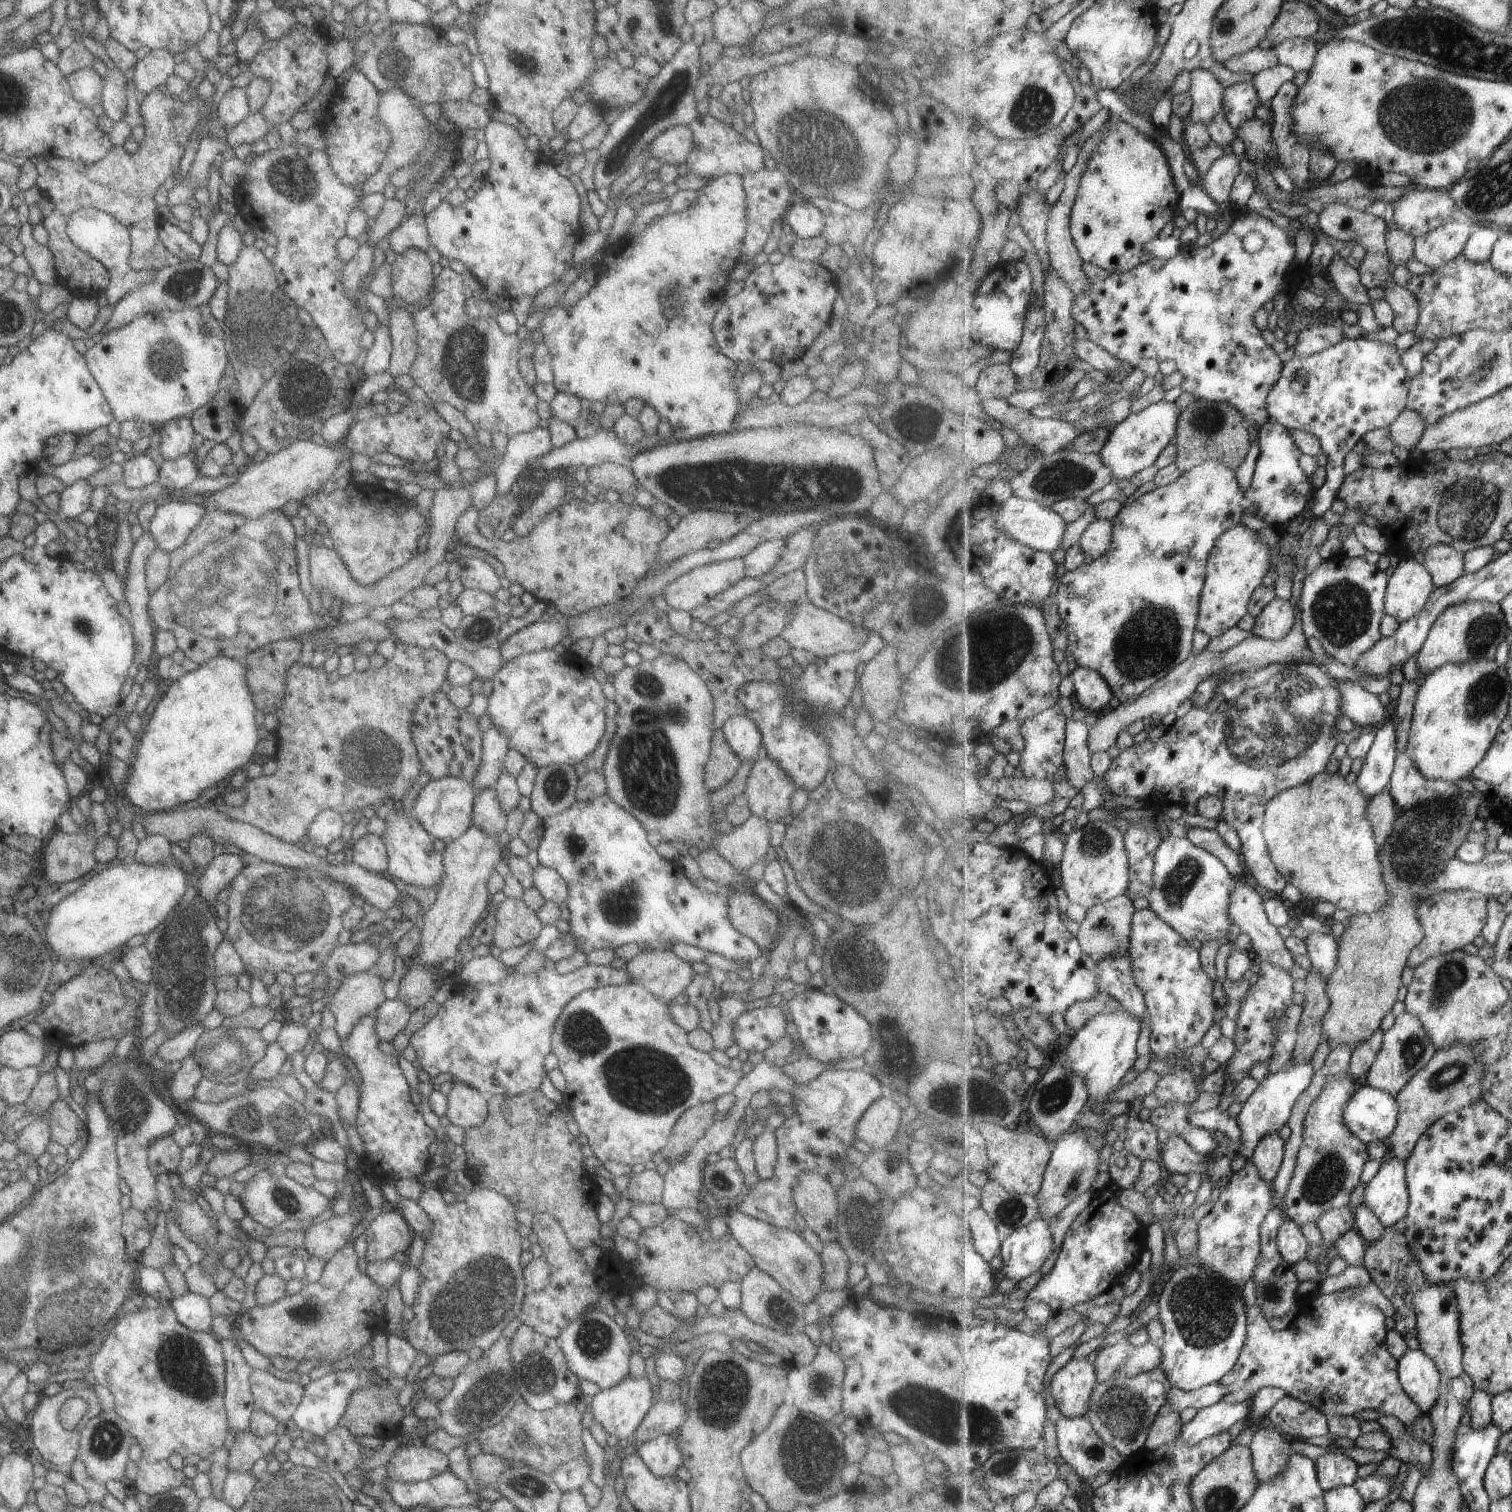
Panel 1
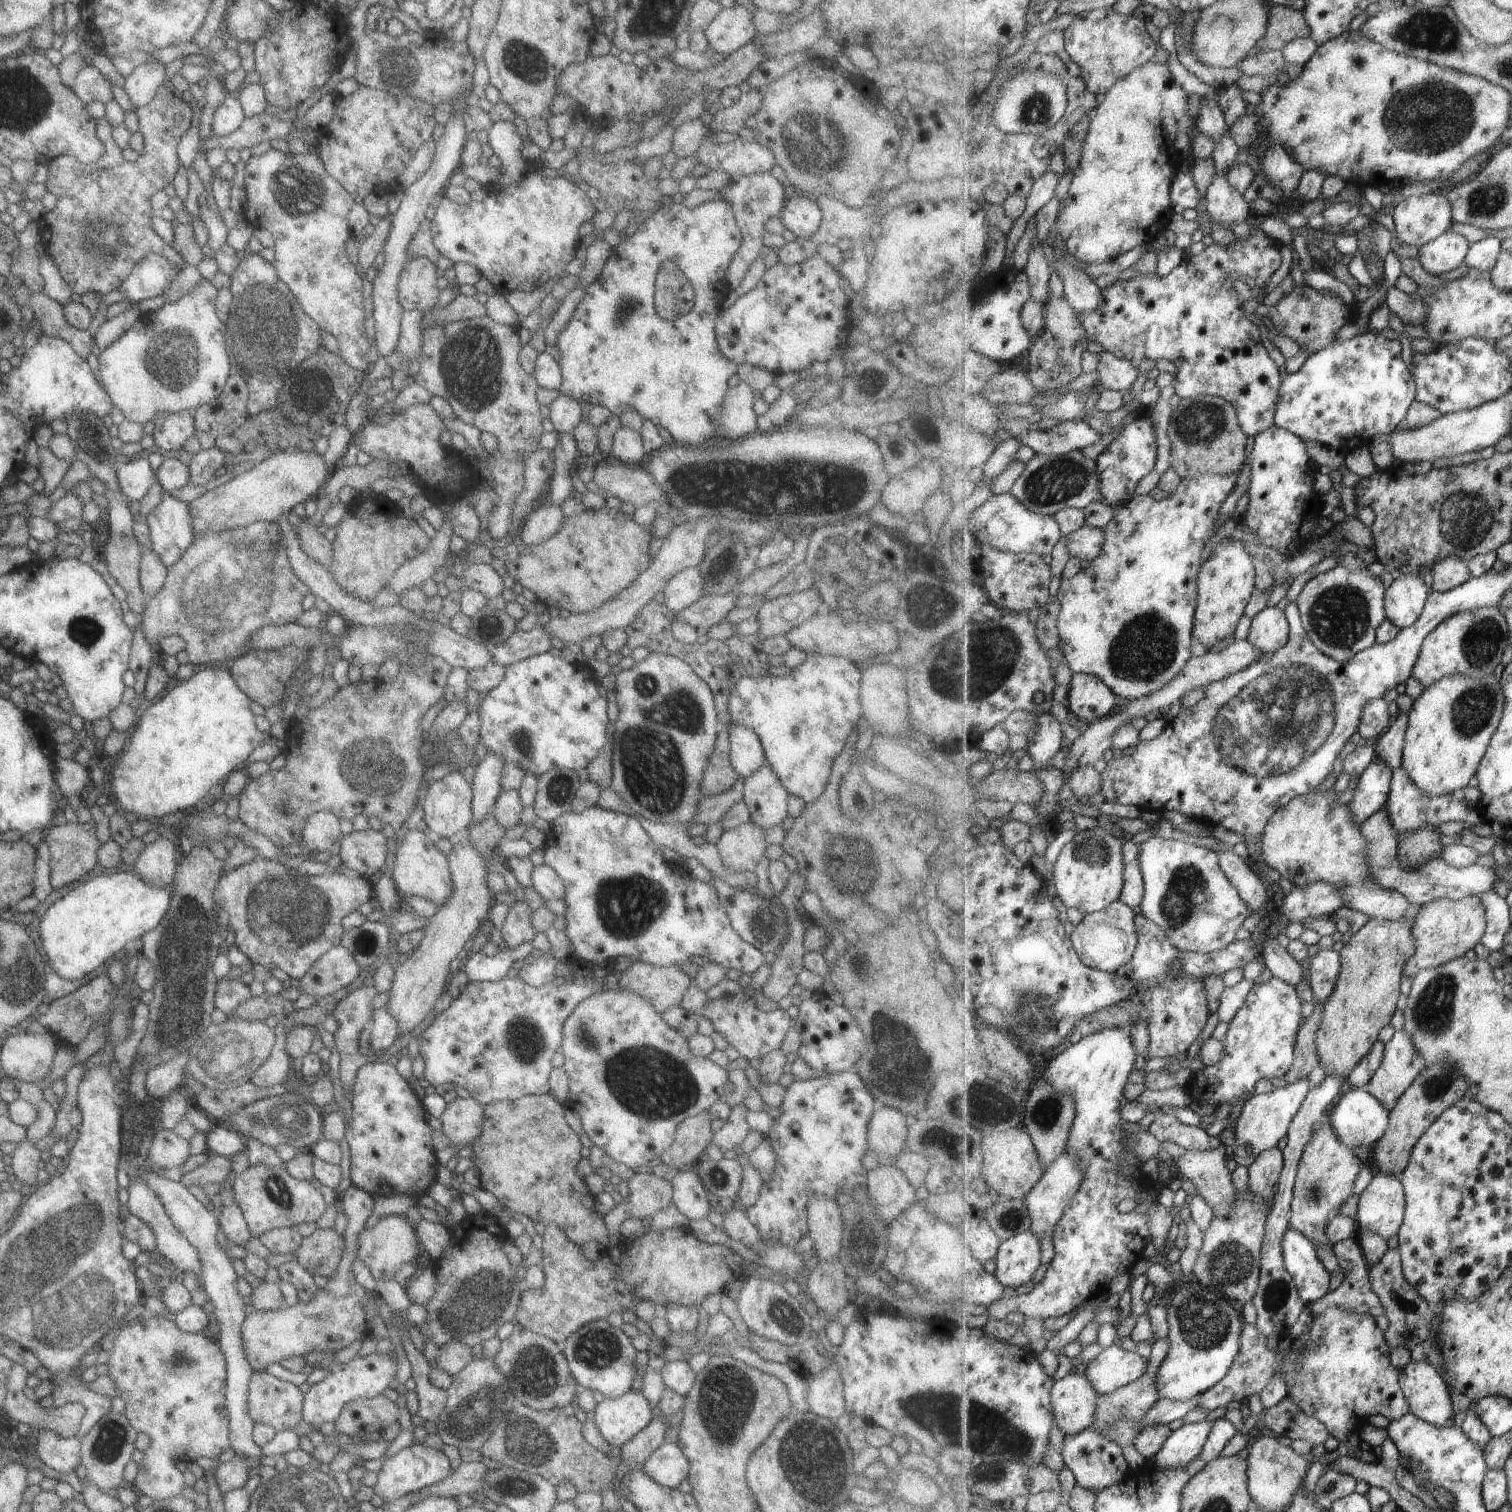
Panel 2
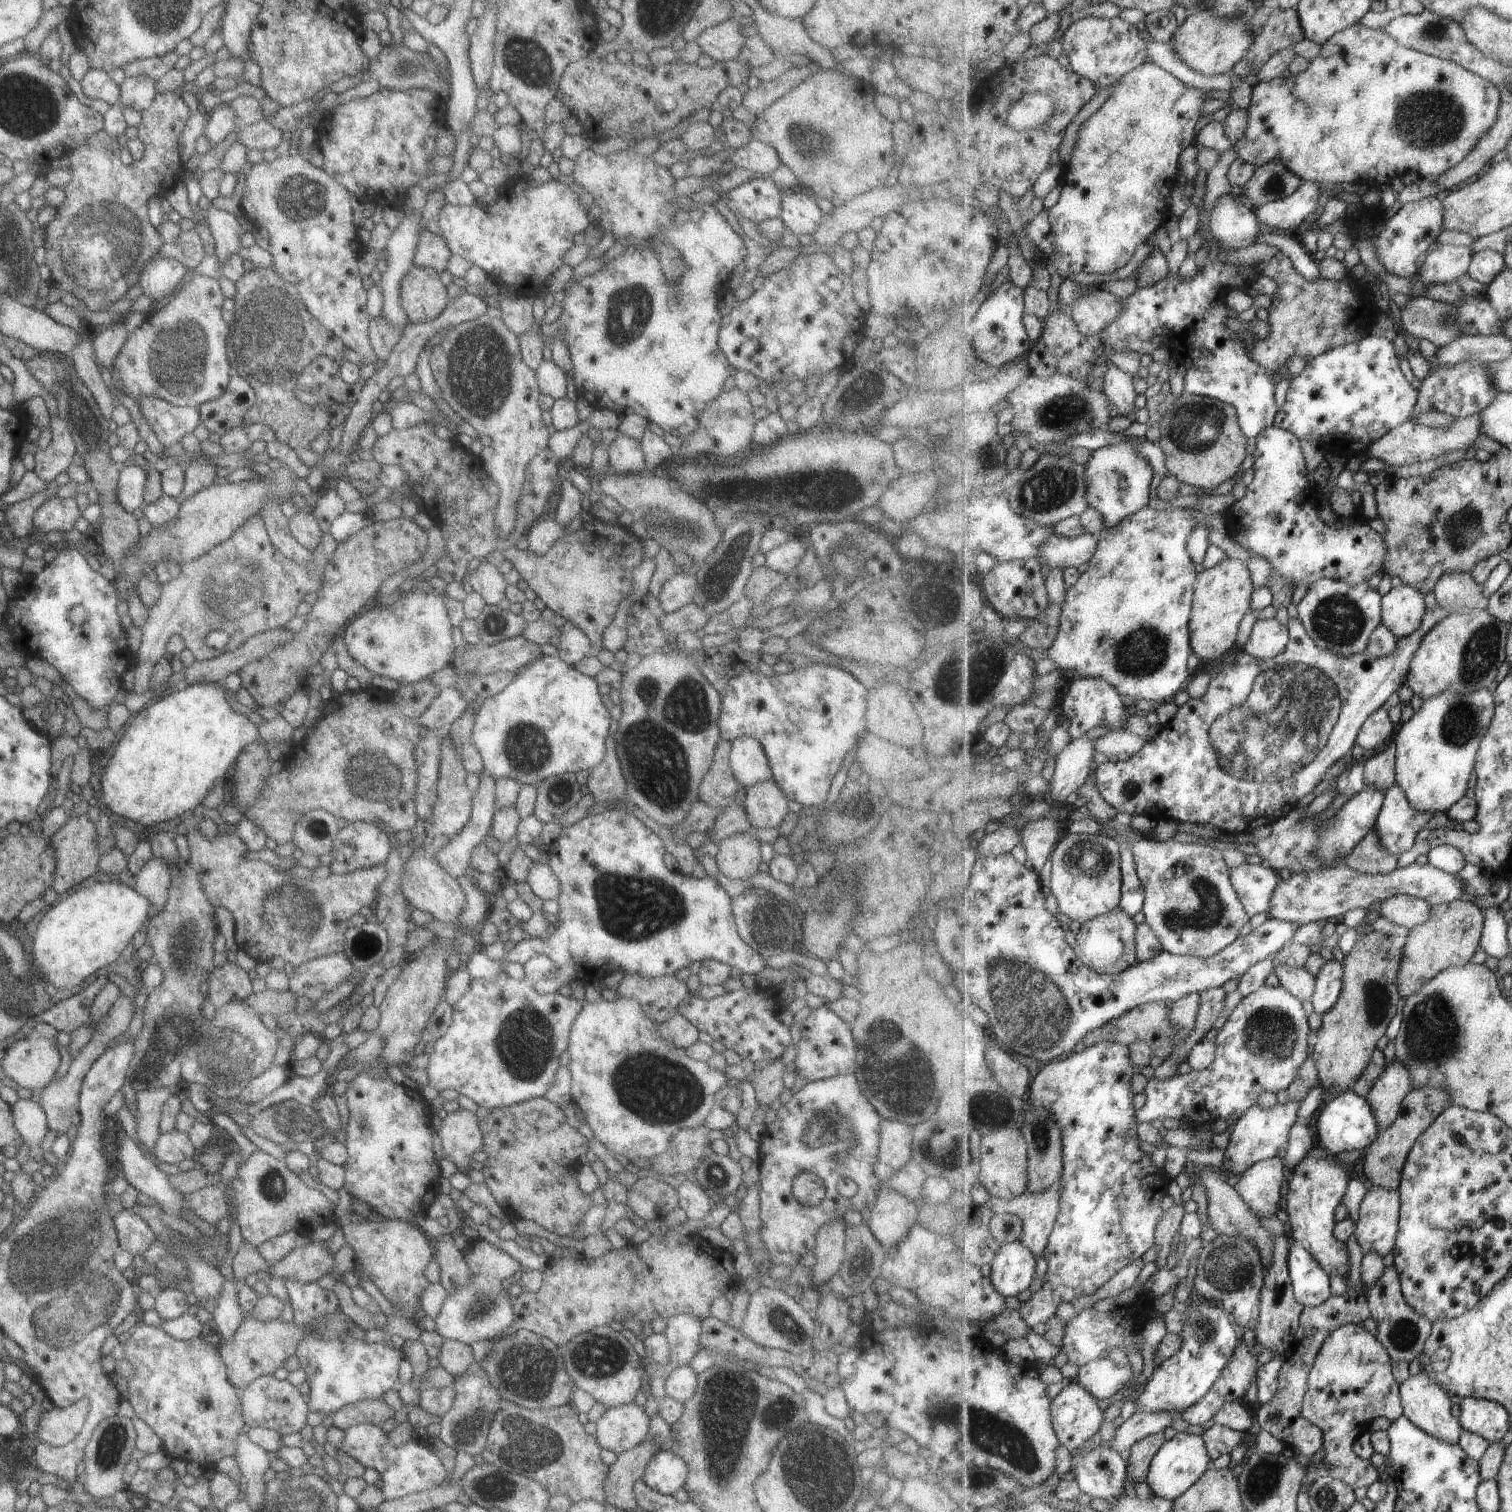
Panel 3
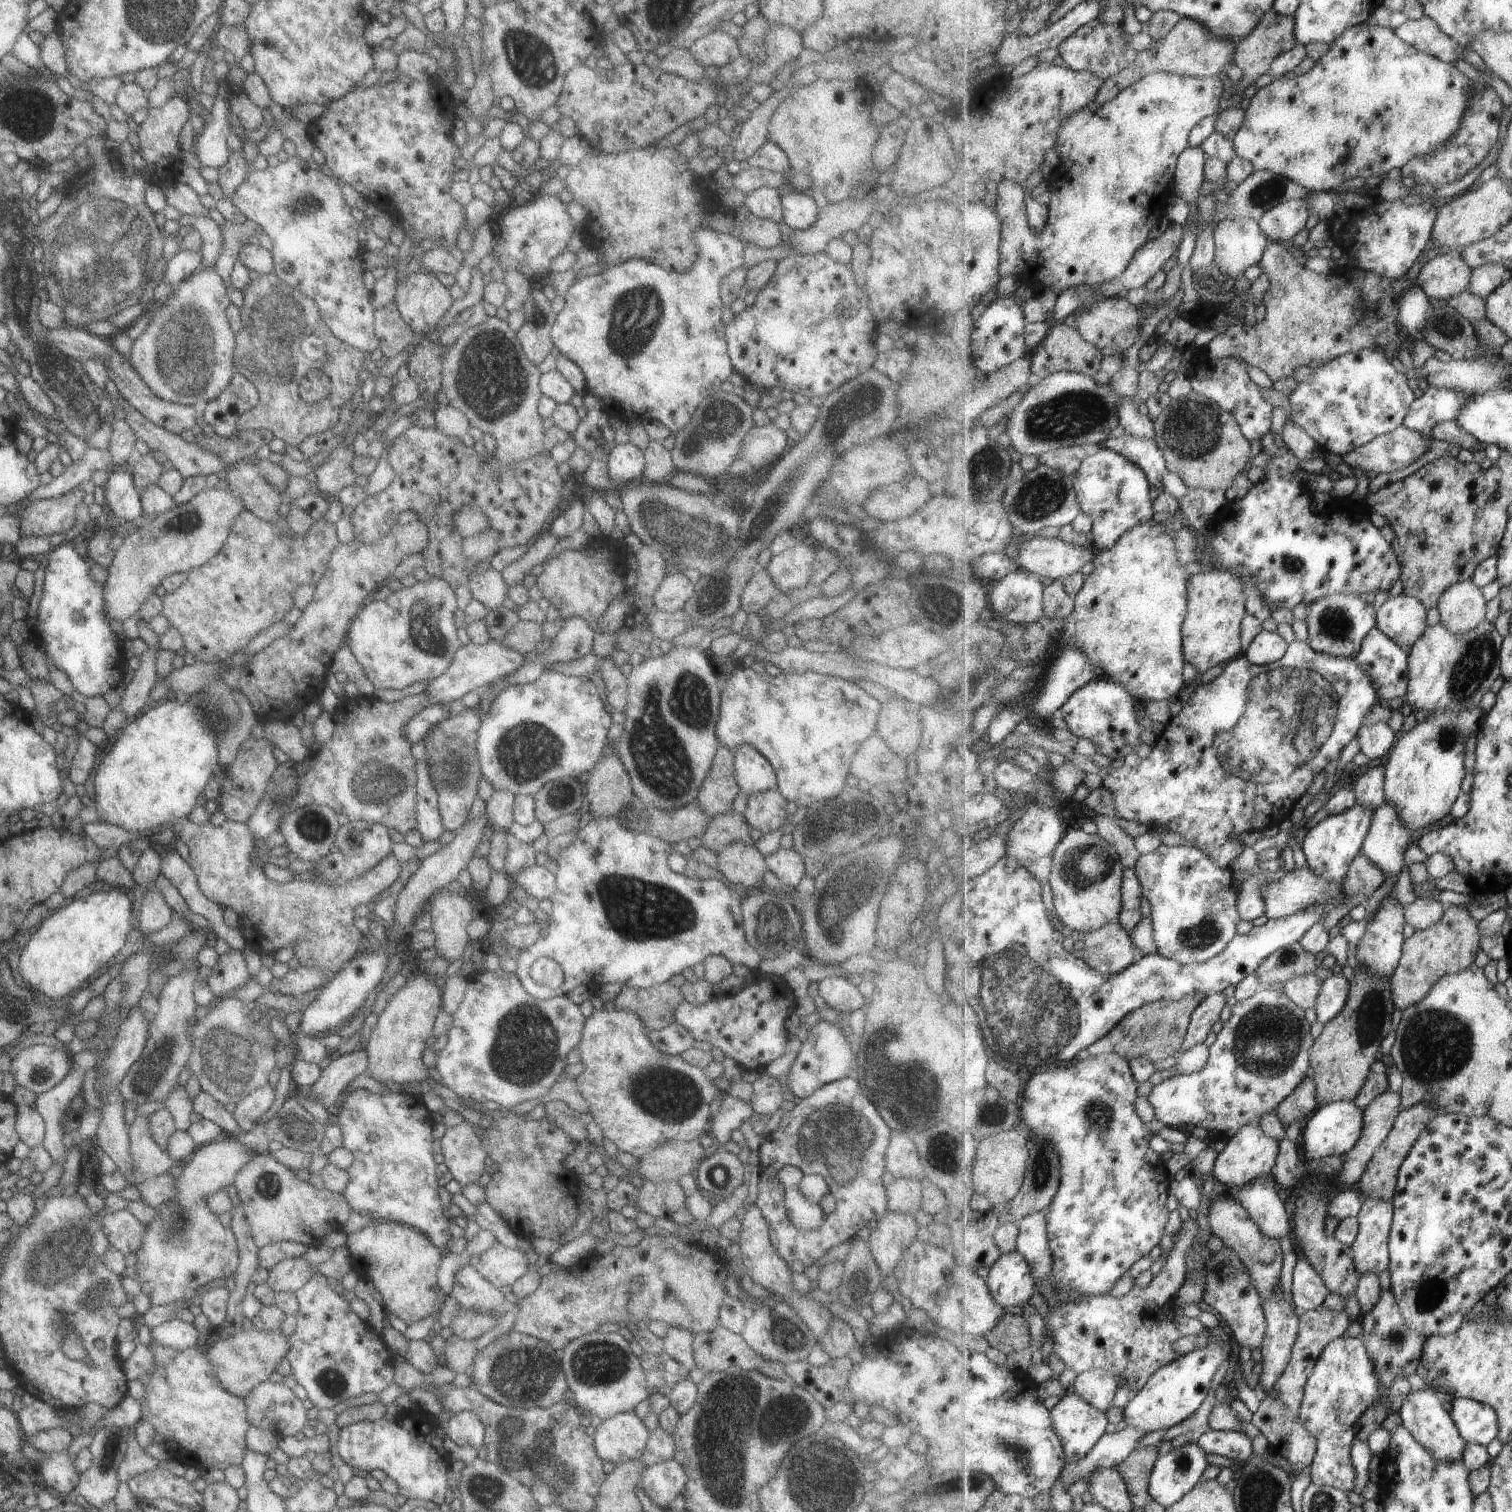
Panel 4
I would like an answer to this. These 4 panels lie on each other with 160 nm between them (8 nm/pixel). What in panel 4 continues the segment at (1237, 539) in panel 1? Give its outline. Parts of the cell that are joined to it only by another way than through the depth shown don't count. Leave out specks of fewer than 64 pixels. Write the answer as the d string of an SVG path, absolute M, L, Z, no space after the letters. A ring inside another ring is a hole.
M1209 569L1193 575L1189 582L1188 616L1184 623L1183 633L1185 661L1196 667L1198 674L1204 674L1218 665L1227 665L1237 656L1242 656L1244 649L1241 640L1241 628L1246 616L1247 594L1245 594L1244 581L1235 571Z

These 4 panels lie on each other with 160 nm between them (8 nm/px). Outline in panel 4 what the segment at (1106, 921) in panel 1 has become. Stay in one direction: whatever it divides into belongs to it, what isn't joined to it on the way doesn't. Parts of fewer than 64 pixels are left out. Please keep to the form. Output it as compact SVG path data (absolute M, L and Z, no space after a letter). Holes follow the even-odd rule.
M1118 921L1085 933L1084 946L1078 955L1098 972L1115 975L1132 966L1140 953L1131 932Z

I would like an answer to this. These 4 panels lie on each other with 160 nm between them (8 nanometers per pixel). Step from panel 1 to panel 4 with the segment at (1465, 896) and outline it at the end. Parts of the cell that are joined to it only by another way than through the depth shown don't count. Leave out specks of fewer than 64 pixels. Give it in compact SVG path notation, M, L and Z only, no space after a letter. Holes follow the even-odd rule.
M1451 905L1440 922L1427 930L1416 930L1404 943L1404 952L1397 971L1390 979L1396 1010L1401 1012L1420 1004L1443 976L1464 972L1475 963L1481 948L1479 922L1469 908Z

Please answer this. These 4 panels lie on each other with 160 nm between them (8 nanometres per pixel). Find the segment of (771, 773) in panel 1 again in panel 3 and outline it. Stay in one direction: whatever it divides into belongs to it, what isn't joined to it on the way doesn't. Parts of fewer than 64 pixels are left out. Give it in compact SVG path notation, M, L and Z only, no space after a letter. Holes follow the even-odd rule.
M772 779L745 787L743 810L751 828L777 828L789 812L787 798Z

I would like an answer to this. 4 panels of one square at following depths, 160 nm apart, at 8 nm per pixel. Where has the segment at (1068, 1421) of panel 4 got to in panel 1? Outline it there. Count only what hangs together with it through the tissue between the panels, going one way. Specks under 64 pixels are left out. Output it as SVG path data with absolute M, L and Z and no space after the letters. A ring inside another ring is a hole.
M1072 1358L1065 1366L1058 1370L1050 1383L1050 1392L1056 1407L1062 1415L1086 1417L1089 1408L1092 1408L1093 1390L1097 1387L1097 1366L1091 1359Z

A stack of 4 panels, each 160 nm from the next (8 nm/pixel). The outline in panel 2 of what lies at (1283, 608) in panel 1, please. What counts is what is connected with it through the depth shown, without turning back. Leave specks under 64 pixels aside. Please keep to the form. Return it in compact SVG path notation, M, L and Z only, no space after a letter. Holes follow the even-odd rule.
M1276 606L1263 609L1252 618L1247 639L1263 653L1278 652L1290 642L1286 613Z

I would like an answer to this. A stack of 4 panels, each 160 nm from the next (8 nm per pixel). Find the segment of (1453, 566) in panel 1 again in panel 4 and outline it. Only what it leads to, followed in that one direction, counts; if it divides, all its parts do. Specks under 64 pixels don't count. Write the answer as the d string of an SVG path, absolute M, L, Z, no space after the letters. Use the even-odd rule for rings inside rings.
M1471 579L1449 586L1437 608L1440 623L1455 634L1472 632L1481 622L1487 621L1488 602Z

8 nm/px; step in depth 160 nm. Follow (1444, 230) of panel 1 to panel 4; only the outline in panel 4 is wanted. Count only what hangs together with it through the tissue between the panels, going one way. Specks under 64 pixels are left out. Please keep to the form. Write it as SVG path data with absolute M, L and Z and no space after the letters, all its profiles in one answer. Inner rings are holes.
M1437 255L1422 267L1414 284L1421 286L1429 299L1447 301L1470 288L1472 275L1473 269L1462 255Z

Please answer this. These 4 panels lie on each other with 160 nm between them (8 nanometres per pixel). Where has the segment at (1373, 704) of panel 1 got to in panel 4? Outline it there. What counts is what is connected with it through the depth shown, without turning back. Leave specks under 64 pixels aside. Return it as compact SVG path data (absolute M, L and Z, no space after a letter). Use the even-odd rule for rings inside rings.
M1375 722L1373 726L1363 726L1357 734L1362 754L1370 760L1385 758L1395 747L1400 733L1391 730L1387 722Z

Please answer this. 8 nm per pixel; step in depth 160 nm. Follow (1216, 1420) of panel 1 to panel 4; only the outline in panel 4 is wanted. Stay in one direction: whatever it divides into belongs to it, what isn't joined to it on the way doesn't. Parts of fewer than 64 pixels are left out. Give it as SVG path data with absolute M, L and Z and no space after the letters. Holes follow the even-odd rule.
M1196 1442L1185 1444L1179 1448L1172 1449L1165 1456L1161 1456L1157 1460L1150 1477L1149 1495L1153 1501L1162 1505L1165 1510L1179 1502L1185 1494L1188 1494L1203 1481L1203 1474L1209 1468L1207 1462L1207 1452Z

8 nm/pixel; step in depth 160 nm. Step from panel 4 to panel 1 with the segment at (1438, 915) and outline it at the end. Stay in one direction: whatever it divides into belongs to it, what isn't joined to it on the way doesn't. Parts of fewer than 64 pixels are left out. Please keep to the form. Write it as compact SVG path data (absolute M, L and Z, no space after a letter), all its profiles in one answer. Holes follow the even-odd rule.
M1325 770L1308 784L1289 788L1269 800L1265 812L1264 836L1273 862L1288 884L1296 887L1312 903L1326 902L1350 914L1375 913L1389 903L1389 888L1381 876L1381 860L1372 821L1368 818L1369 796L1356 782L1349 784L1337 771Z

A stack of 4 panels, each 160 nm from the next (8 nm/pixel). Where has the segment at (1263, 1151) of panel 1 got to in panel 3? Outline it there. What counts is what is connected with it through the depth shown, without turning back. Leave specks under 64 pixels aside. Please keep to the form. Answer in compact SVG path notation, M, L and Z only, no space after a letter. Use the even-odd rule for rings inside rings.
M1275 1156L1261 1160L1249 1168L1235 1188L1254 1212L1264 1217L1275 1217L1277 1212L1281 1211L1283 1184L1285 1184L1284 1158Z

